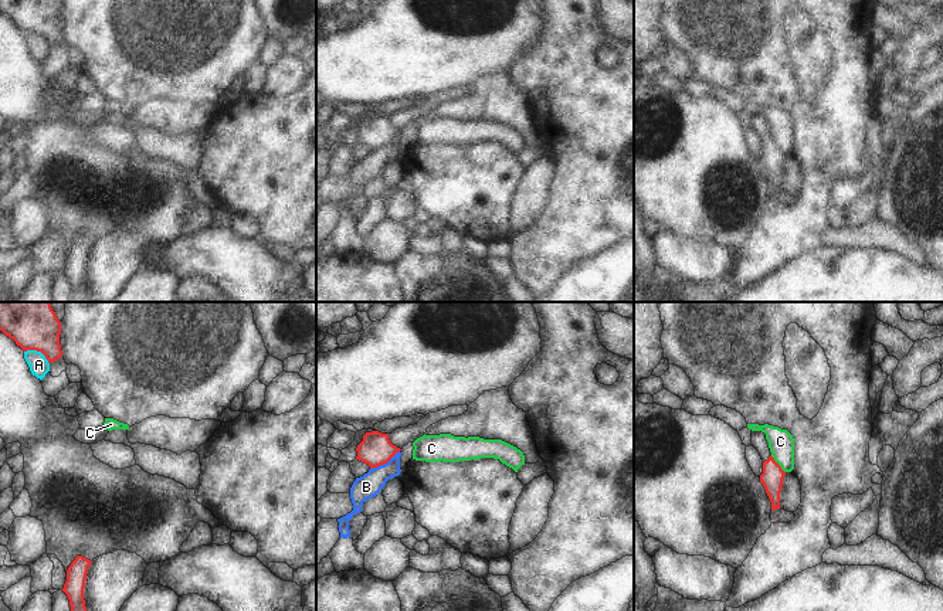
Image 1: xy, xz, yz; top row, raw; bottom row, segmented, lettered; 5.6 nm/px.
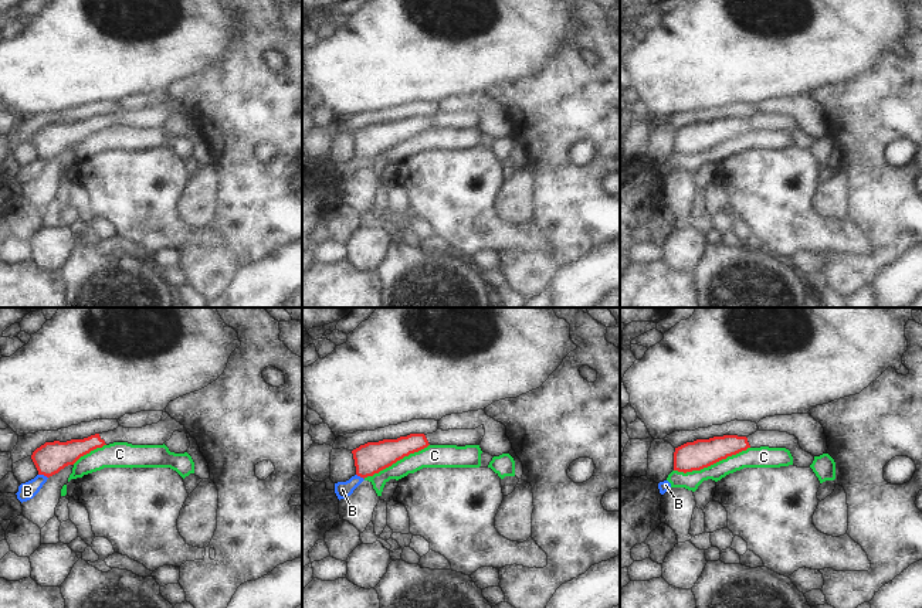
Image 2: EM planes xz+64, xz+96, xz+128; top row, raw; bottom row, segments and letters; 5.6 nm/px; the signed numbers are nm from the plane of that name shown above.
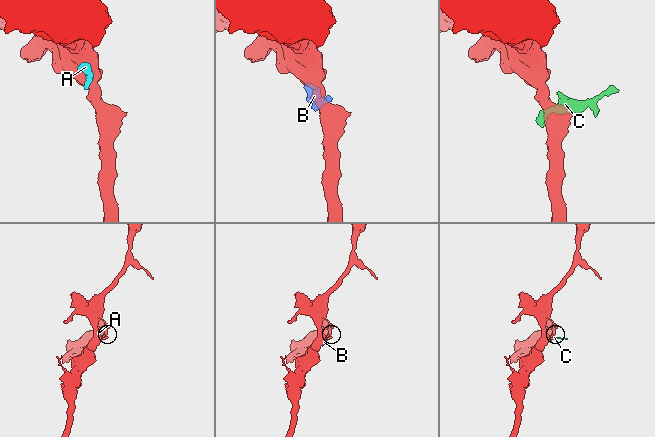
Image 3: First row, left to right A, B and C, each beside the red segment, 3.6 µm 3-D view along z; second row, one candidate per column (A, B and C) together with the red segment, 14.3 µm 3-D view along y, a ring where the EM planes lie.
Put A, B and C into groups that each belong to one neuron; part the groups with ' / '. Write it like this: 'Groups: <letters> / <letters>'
Groups: A / B / C.

